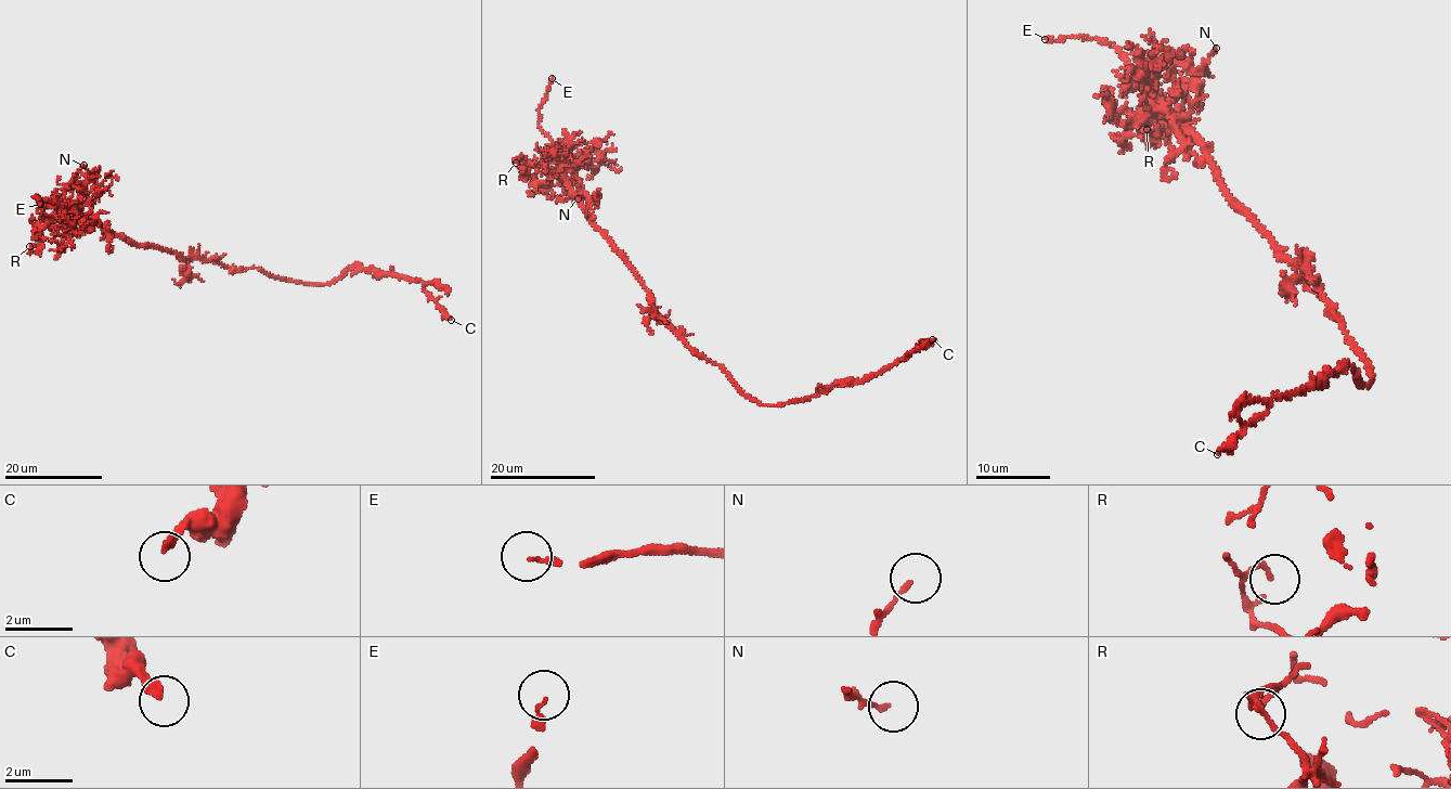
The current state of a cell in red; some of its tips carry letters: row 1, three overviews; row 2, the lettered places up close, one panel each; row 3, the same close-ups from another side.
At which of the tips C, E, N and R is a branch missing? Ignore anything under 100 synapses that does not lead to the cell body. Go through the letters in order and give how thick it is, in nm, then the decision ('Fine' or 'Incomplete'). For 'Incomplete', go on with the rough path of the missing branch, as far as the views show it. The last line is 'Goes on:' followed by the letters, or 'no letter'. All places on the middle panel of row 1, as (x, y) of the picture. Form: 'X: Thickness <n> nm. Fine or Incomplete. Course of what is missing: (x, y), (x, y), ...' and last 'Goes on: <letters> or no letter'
C: Thickness 200 nm. Fine
E: Thickness 140 nm. Incomplete. Course of what is missing: (552, 78), (552, 62), (544, 48), (535, 44), (530, 49), (536, 44), (536, 34), (530, 20)
N: Thickness 130 nm. Fine
R: Thickness 140 nm. Fine
Goes on: E

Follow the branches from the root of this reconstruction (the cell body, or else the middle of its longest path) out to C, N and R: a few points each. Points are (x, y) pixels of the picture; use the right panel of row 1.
C: (1321, 289), (1365, 362), (1372, 377), (1367, 387), (1349, 367), (1274, 398), (1217, 454)
N: (1321, 289), (1234, 204), (1167, 107), (1174, 64), (1197, 70), (1216, 48)
R: (1321, 289), (1234, 204), (1168, 108), (1155, 104), (1166, 134), (1151, 143), (1139, 132), (1147, 129)

